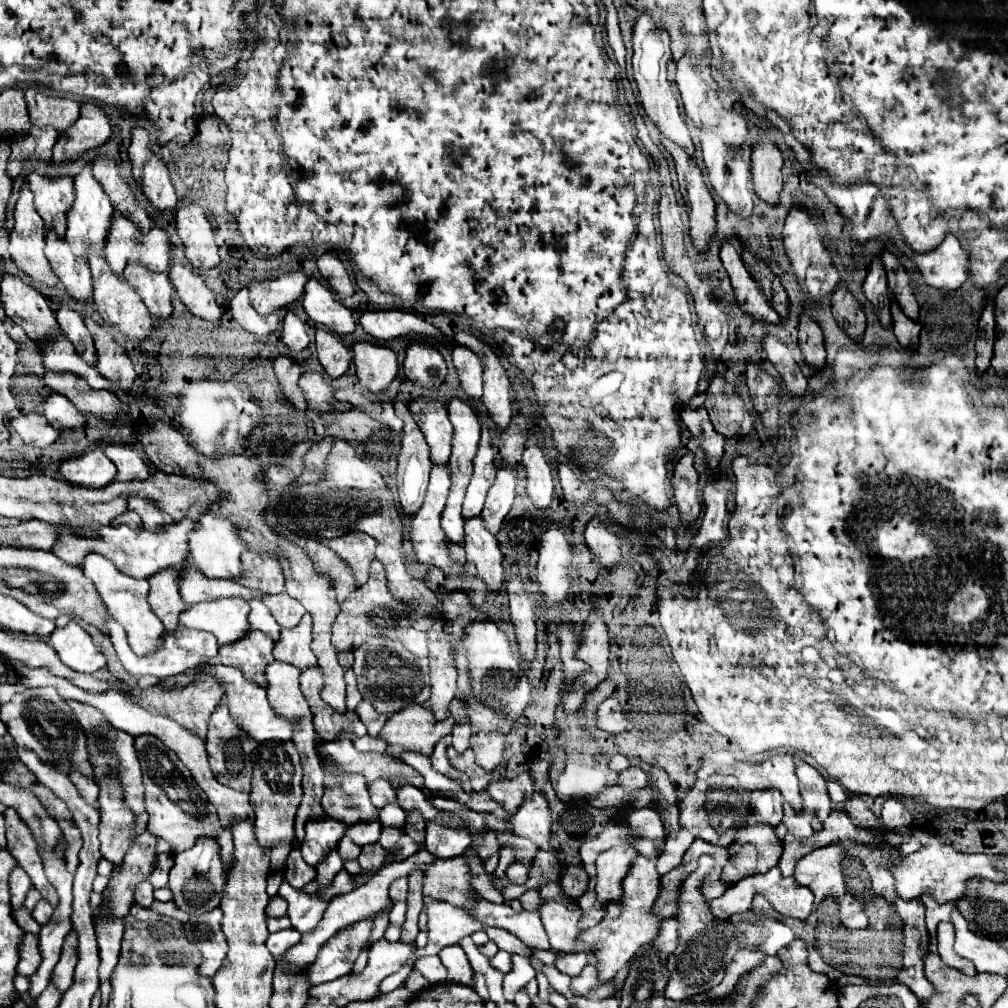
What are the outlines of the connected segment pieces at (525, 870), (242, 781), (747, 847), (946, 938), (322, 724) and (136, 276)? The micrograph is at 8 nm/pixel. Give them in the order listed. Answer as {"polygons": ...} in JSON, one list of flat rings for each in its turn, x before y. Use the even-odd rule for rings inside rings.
{"polygons":[[[517,861,517,863,513,863,513,865,509,865,507,867,507,879,511,881,511,883,517,883,517,885,521,885,521,883,525,883,527,879,529,879,529,865,525,865,525,863,521,863,521,861]],[[225,699,219,701,217,709,209,717,209,733,207,733,207,749,211,753,211,769,217,775,217,781,239,789,239,791,249,791,251,789,251,751,255,749,255,741,245,737,245,731,235,725,233,715,229,713,229,707,225,705],[235,747,235,749,233,749]],[[749,825,737,831,735,843,729,849,729,863,721,879,737,883,755,873,767,873,777,865,783,853,783,843,771,825]],[[949,921,939,923,937,927,937,943,939,943,939,955,945,961,945,965,955,967,959,971,963,971,965,975,975,975,975,967,971,961,965,961,965,957,957,955,953,951,953,925]],[[305,695,309,707,311,707,311,713,313,713,313,725,315,725,315,731,325,737,325,741,333,741,339,731,343,727,351,729,355,735,363,737,367,735,367,729,365,725,359,721,359,717,355,713,337,713,331,705,327,705,321,695]],[[131,261,125,267,125,277,157,319,171,315,173,283,167,273,153,273,151,269,145,269,145,265,137,265]]]}

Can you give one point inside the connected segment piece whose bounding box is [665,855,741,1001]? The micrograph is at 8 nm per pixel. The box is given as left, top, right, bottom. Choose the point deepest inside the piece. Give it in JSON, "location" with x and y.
{"location":[707,945]}

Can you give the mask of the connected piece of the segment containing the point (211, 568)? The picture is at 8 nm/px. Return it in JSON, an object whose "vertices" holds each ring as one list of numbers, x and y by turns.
{"vertices":[[205,513,199,517,197,529,189,533,189,553,199,567,199,571,209,579,237,579,241,577,241,549,243,541,239,537,239,529,229,521,215,517,211,513]]}

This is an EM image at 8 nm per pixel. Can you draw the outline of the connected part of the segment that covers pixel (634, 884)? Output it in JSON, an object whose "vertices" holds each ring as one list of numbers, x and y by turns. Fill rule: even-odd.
{"vertices":[[637,855,631,869,627,871,621,887,623,887,623,895,619,901,611,901,607,905,607,915,601,923,597,923,595,927,583,931,579,937,583,941,587,941,597,957,597,969,599,969,599,979,601,981,609,981,615,977,615,973,625,967,631,957,635,957,635,953,649,941,653,941,657,937,657,931,661,927,661,917,655,915,653,905,661,893,661,875,655,869,657,857,645,857,645,855]]}

